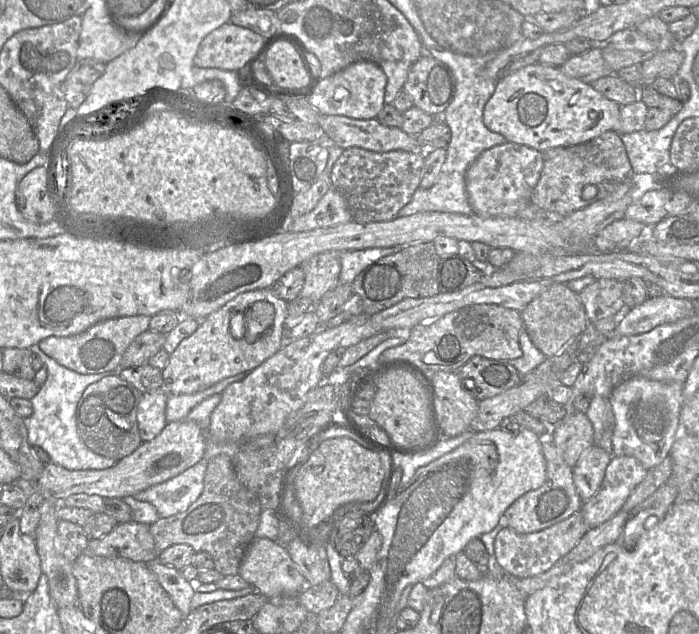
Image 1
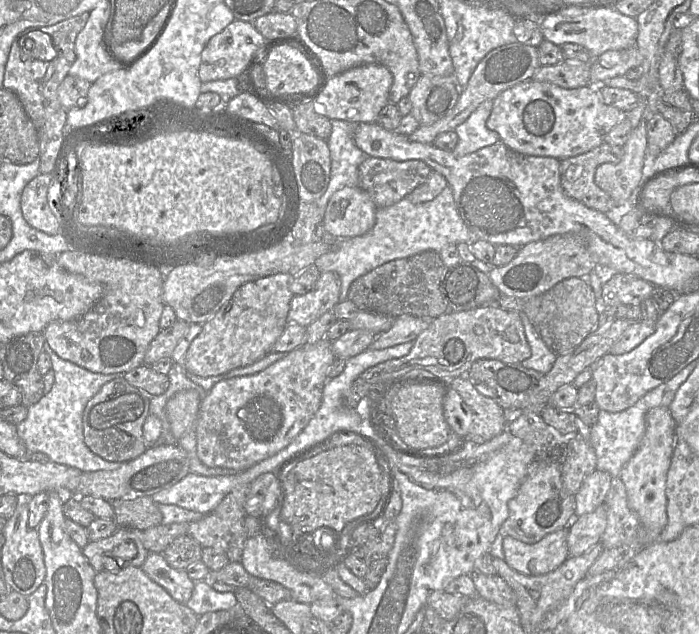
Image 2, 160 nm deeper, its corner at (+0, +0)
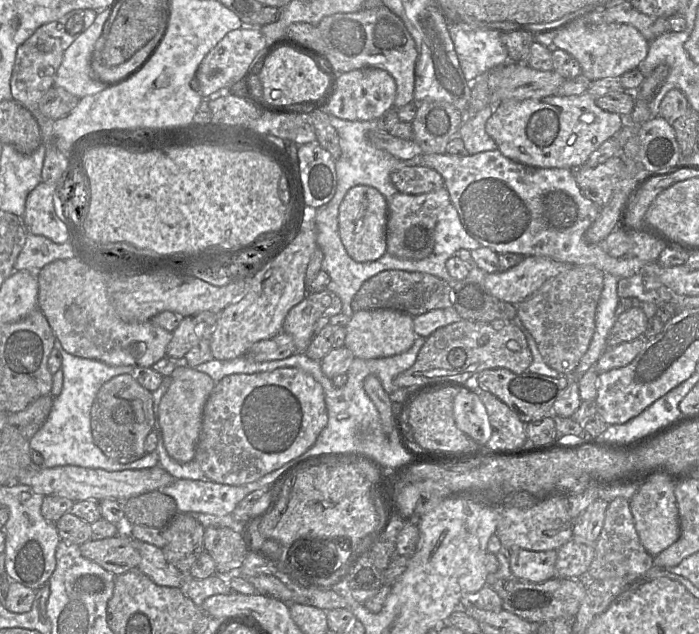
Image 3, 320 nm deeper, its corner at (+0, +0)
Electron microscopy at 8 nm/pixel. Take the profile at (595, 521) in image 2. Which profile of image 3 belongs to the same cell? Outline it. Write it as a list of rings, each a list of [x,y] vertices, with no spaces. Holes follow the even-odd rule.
[[[569,540],[558,550],[555,578],[579,579],[595,556],[595,546]]]

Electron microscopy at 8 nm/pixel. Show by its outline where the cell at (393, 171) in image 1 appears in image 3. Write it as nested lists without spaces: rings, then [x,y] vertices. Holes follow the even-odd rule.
[[[423,165],[403,167],[391,174],[391,181],[398,192],[405,194],[424,194],[445,187],[441,174]]]

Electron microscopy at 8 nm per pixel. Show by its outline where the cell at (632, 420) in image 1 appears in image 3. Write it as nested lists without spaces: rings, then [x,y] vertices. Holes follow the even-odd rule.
[[[657,474],[642,483],[629,500],[634,525],[645,550],[652,556],[668,548],[681,535],[680,519],[675,497],[675,484],[669,476]]]

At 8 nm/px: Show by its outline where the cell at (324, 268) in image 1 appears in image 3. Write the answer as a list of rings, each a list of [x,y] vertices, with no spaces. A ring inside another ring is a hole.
[[[328,289],[308,293],[287,314],[283,331],[292,336],[297,352],[305,352],[313,339],[329,324],[331,317],[341,312],[341,299]]]

